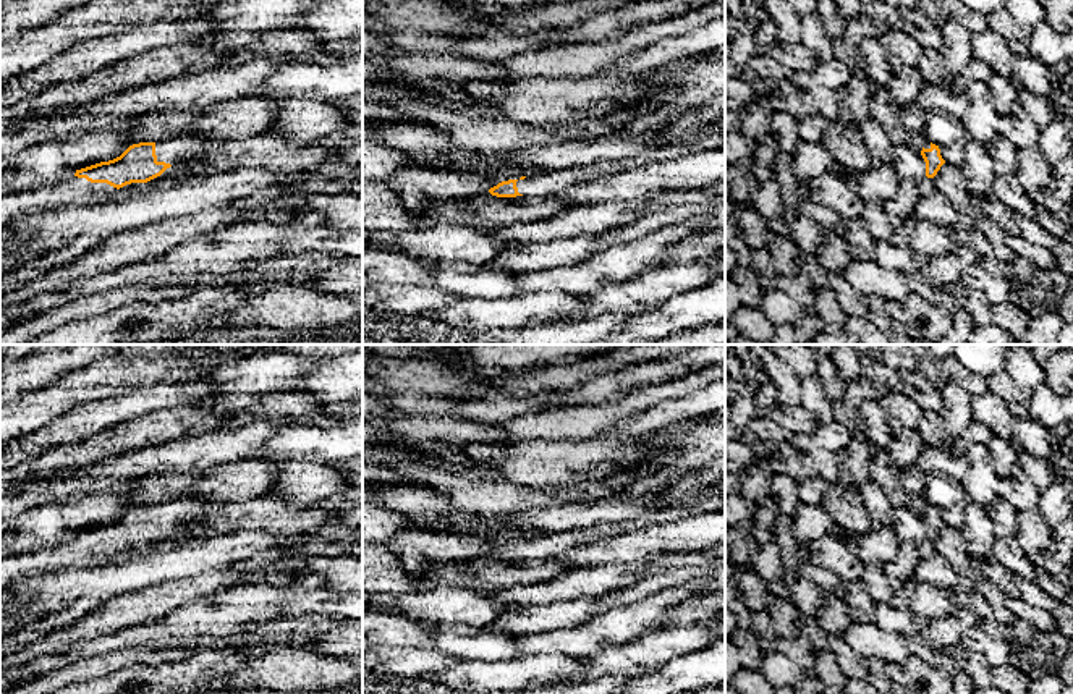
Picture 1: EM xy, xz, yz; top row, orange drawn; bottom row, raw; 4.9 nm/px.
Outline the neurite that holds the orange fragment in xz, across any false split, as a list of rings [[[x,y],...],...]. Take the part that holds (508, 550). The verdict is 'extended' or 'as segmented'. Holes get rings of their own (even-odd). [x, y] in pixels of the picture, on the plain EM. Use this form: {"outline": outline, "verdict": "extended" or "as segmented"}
{"outline": [[[625,519],[618,523],[602,523],[587,529],[576,529],[550,535],[536,535],[531,539],[521,539],[520,542],[502,544],[490,550],[489,555],[497,560],[549,560],[557,555],[605,537],[618,537],[638,529],[636,519]]], "verdict": "extended"}

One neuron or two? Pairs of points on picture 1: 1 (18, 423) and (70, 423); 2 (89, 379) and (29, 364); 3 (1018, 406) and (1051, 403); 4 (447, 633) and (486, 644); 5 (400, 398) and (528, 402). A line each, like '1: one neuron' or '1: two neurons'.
1: two neurons
2: two neurons
3: one neuron
4: one neuron
5: one neuron

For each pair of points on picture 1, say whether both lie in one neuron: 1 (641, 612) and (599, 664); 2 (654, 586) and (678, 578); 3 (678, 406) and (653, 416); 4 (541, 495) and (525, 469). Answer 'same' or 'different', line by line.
1: different
2: same
3: same
4: different

